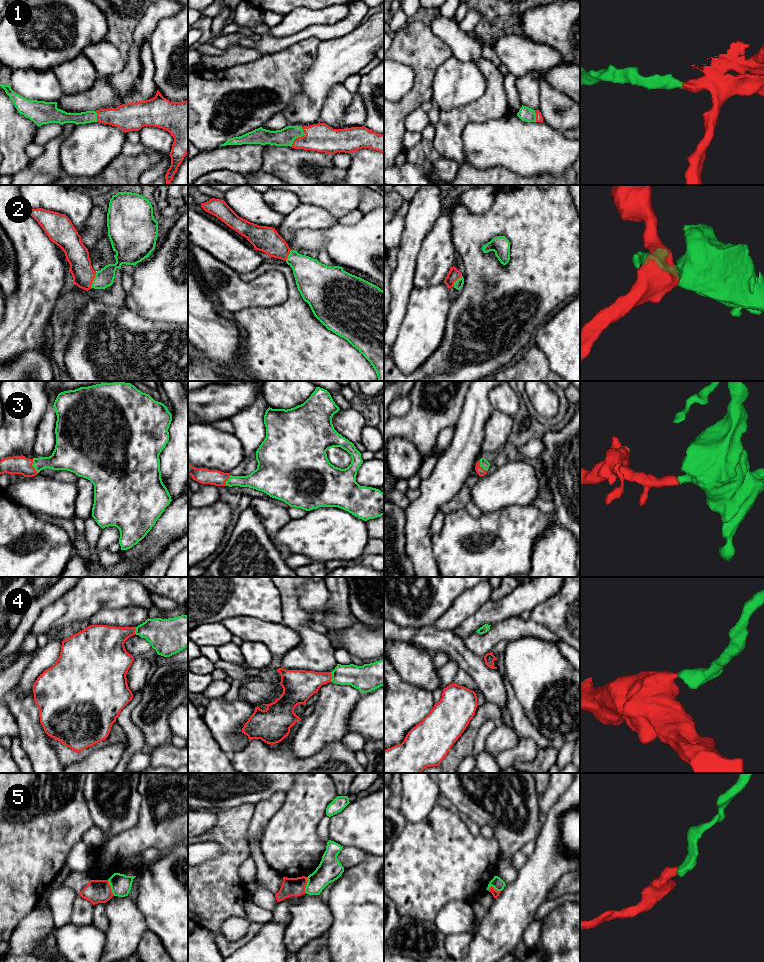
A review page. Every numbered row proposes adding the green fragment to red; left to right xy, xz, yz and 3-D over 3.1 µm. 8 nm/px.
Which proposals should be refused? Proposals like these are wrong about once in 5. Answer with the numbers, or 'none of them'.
5

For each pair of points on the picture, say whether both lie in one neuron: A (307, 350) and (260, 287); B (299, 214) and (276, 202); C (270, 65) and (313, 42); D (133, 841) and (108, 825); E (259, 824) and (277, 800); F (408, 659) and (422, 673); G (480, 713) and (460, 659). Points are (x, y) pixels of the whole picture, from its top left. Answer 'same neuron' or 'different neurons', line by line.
A: different neurons
B: different neurons
C: same neuron
D: different neurons
E: same neuron
F: same neuron
G: different neurons

